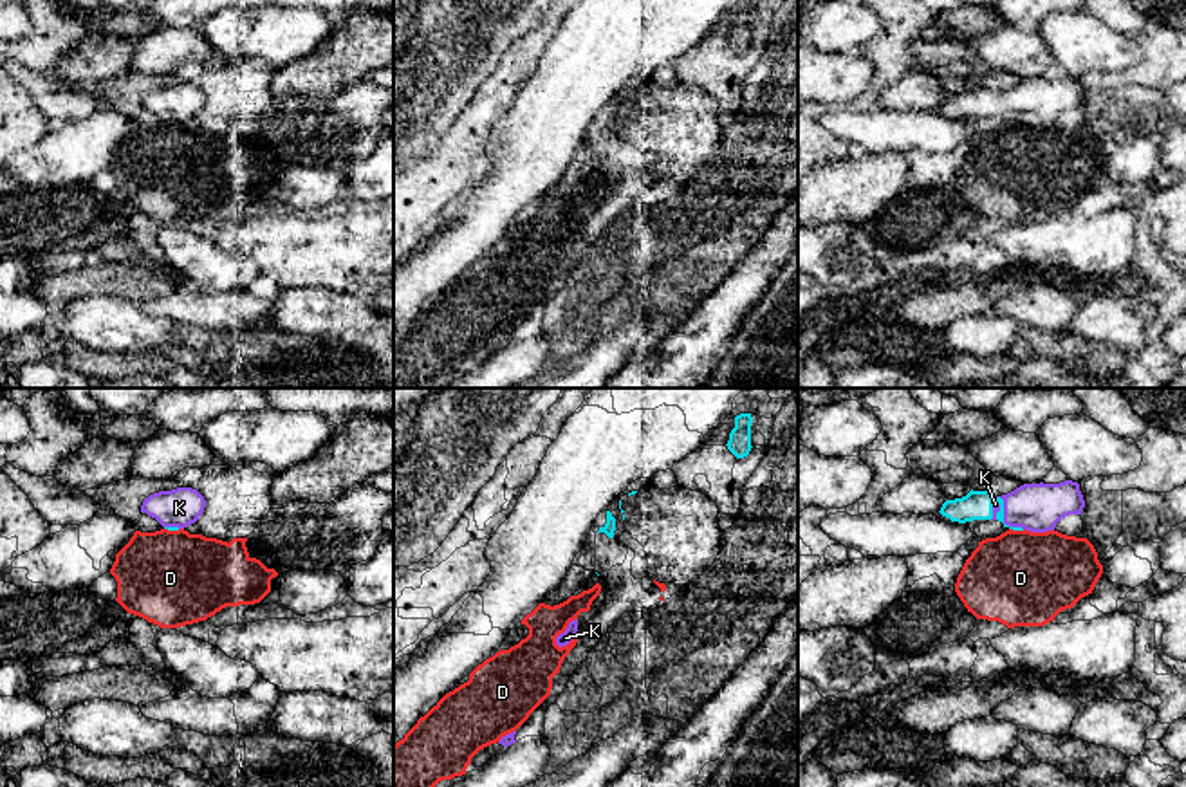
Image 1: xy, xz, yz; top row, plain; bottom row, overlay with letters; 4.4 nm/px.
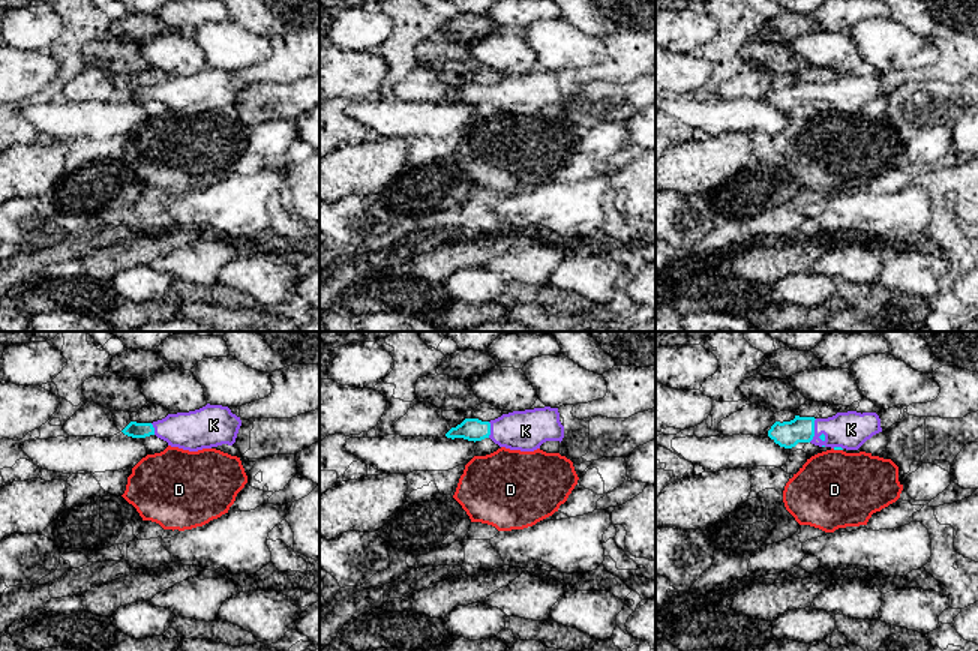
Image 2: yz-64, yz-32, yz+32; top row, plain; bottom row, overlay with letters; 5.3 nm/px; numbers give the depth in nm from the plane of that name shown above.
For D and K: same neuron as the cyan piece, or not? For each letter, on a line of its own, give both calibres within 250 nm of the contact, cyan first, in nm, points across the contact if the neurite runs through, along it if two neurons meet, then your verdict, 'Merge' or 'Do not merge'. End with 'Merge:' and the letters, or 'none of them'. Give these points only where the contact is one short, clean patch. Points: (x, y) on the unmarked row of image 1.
D: Thickness 20 nm (cyan) against 440 nm. Do not merge
K: Thickness 30 nm (cyan) against 30 nm. Path across: yz (1000, 109), (1002, 114), (995, 100). Merge
Merge: K

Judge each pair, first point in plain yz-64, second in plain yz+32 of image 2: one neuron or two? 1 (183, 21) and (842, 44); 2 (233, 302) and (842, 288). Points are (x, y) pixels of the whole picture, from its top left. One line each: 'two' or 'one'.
1: two
2: one

